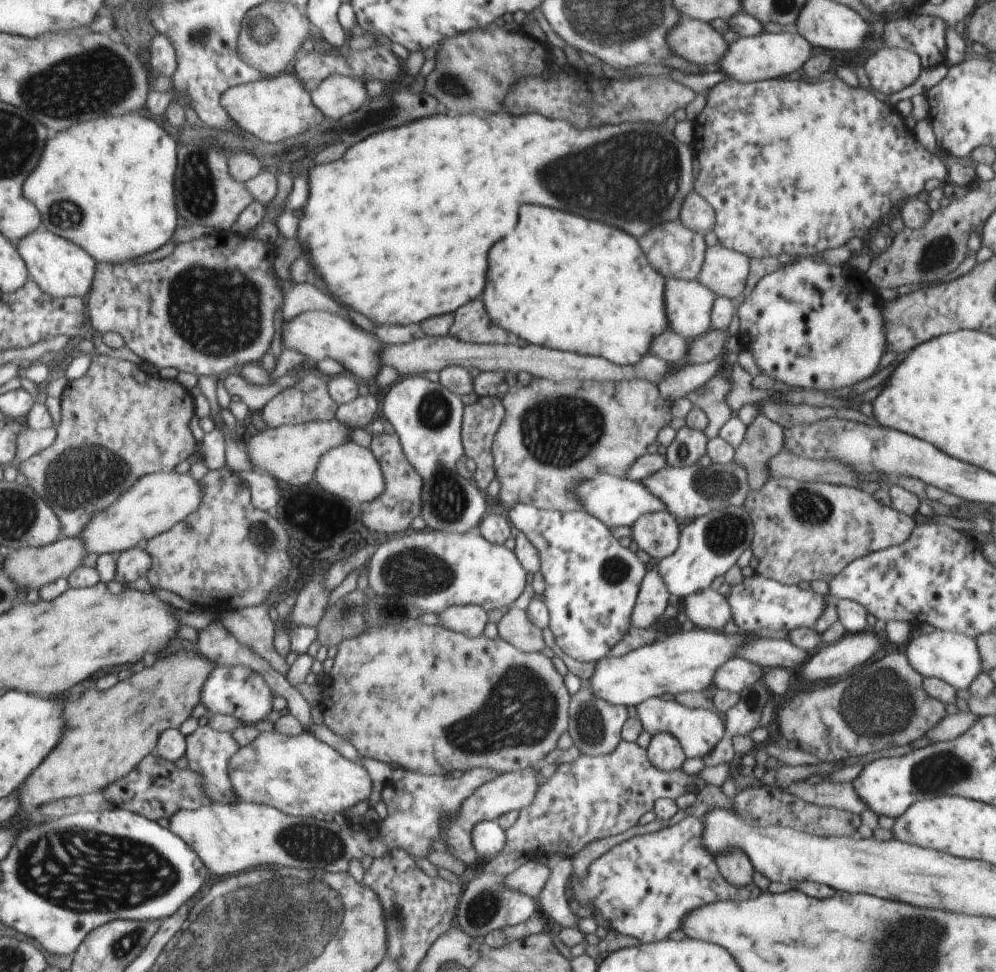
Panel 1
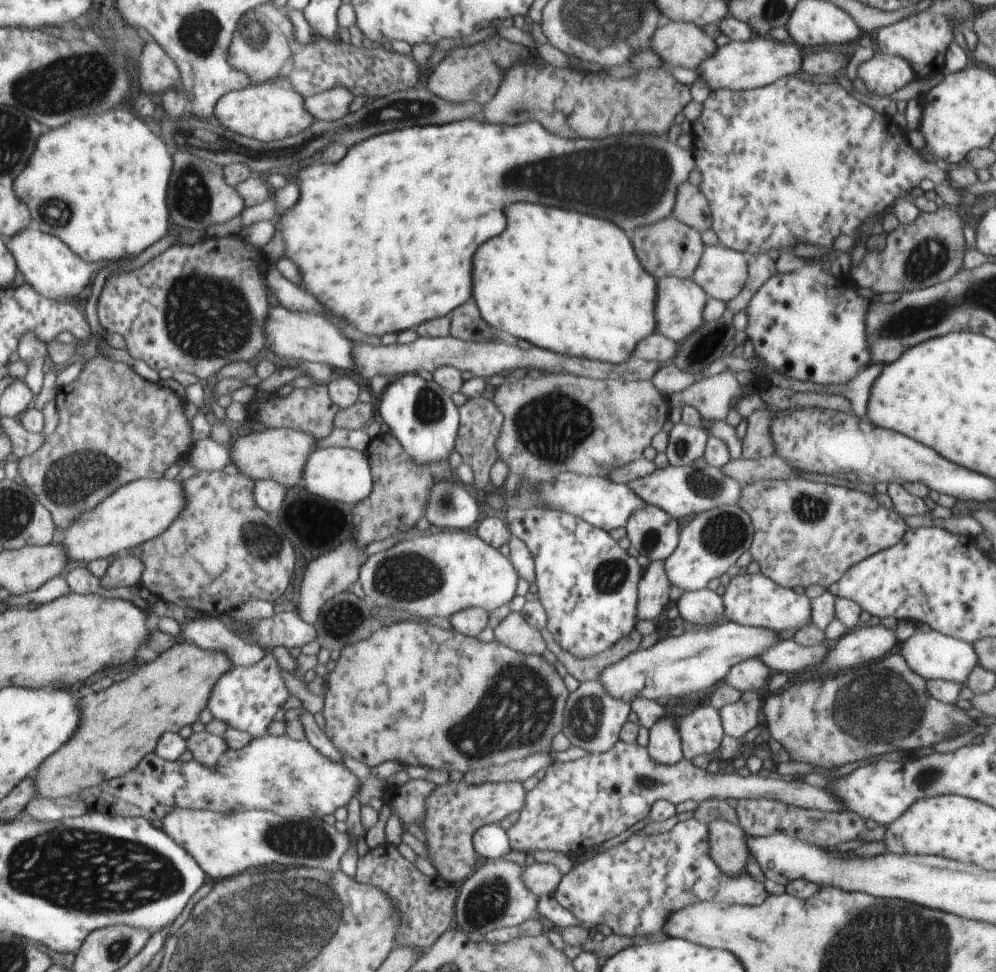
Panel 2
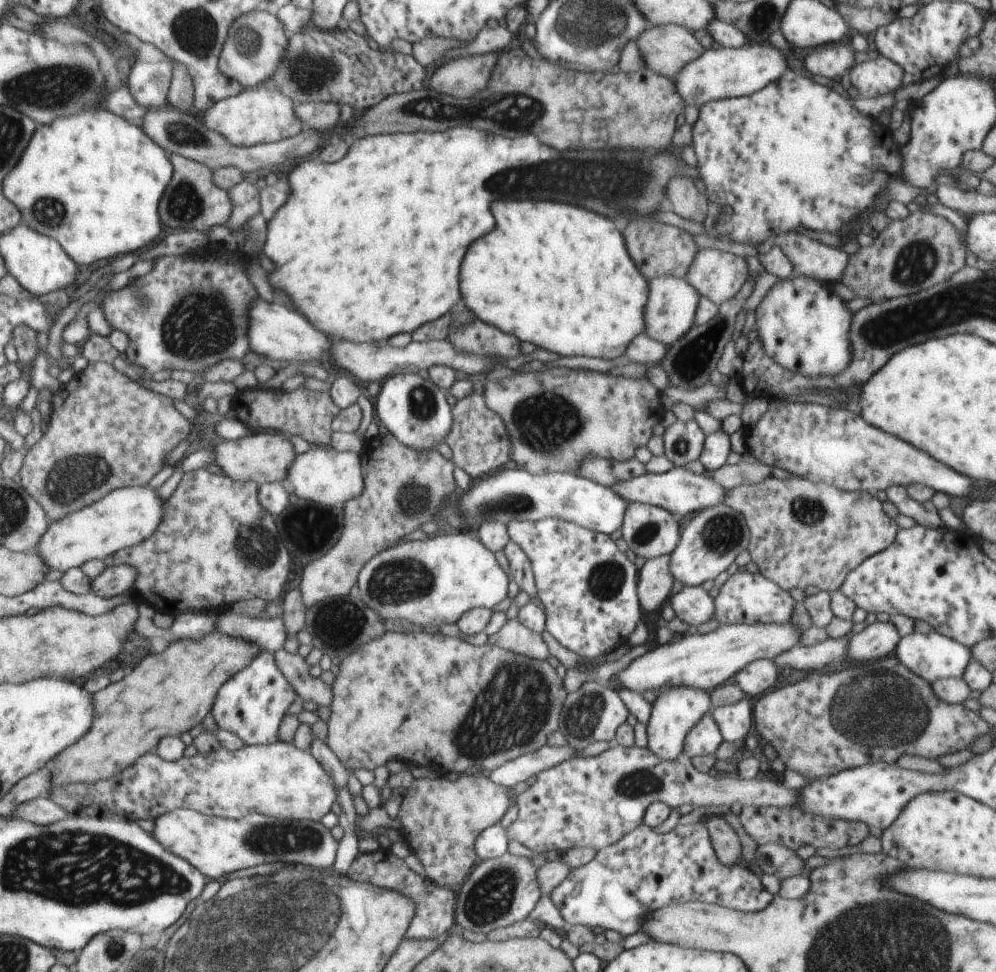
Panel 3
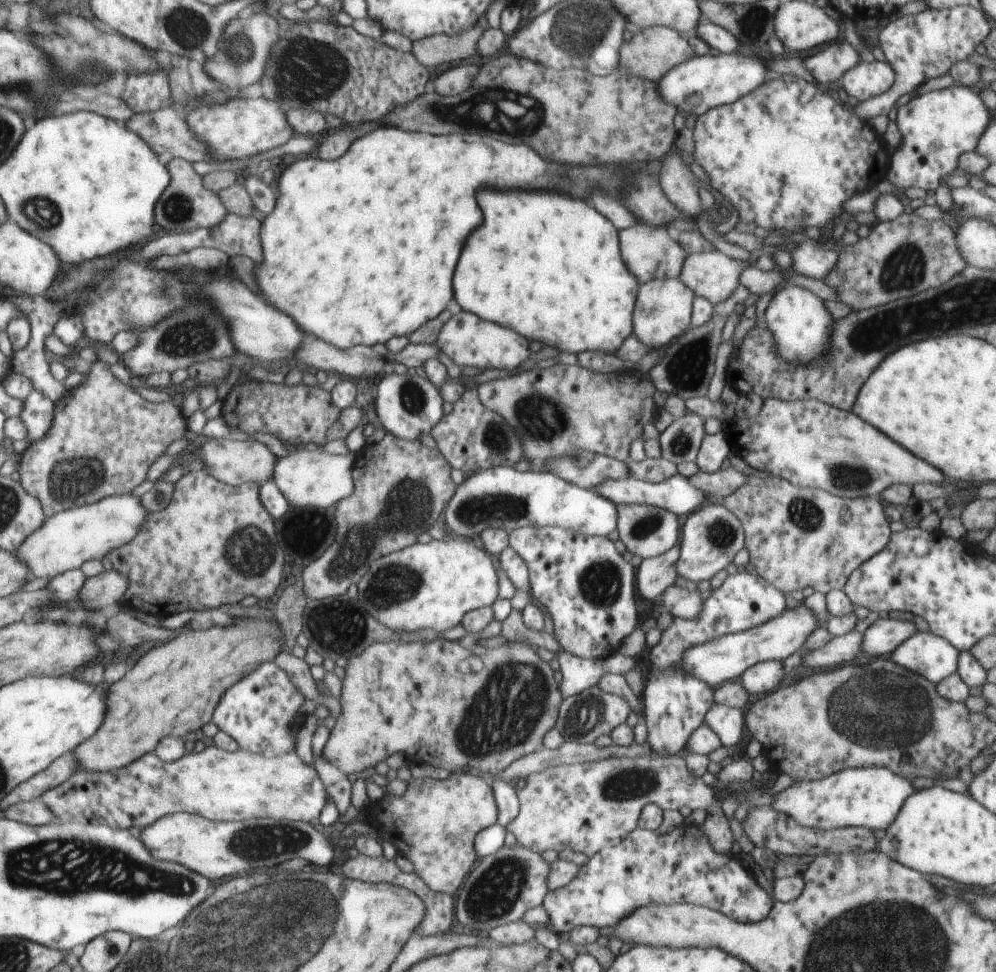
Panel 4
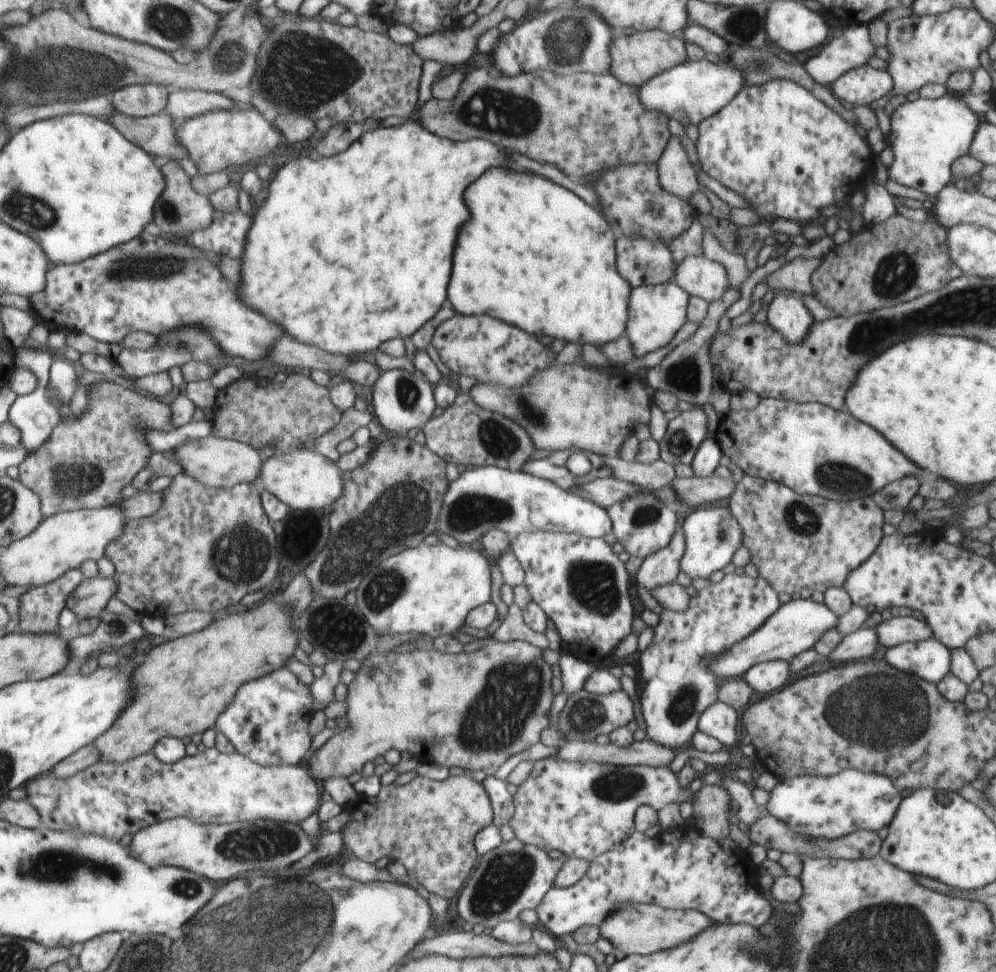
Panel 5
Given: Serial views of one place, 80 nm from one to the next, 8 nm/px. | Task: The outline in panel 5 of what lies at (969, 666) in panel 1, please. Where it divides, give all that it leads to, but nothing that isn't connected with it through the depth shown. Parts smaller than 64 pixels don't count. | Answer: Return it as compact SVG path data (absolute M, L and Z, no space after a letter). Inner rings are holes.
M937 639L906 642L886 649L886 662L934 684L950 673L952 652Z

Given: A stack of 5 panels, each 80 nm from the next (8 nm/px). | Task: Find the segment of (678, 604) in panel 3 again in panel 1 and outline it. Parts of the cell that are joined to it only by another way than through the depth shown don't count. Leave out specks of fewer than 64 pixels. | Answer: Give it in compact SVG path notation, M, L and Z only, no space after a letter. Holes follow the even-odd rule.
M704 589L684 597L683 600L686 616L697 627L722 631L731 619L729 602L718 591Z

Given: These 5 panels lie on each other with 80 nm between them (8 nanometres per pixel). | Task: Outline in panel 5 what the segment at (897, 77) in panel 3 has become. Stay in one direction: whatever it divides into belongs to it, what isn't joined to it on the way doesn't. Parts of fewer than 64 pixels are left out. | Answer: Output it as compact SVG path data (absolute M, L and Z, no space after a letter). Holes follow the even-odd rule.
M868 64L860 66L846 72L843 76L840 76L831 86L832 92L843 104L849 106L854 105L866 105L869 106L873 100L880 100L884 96L888 96L892 92L893 79L887 70L879 70L873 68Z

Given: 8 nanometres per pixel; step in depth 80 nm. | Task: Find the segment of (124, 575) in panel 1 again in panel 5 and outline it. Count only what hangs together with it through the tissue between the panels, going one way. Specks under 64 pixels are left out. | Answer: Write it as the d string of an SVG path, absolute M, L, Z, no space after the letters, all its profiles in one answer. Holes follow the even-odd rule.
M99 575L94 579L85 579L75 593L68 596L65 608L82 619L101 617L109 600L116 597L116 590L118 582L114 577L102 578Z

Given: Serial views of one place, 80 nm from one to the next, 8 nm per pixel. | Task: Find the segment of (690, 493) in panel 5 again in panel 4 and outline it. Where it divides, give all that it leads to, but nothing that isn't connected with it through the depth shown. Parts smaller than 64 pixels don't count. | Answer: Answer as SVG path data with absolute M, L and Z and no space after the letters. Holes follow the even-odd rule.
M730 467L714 473L699 471L690 478L694 488L700 488L708 498L707 501L722 501L728 494L732 494L741 484L746 482L746 474Z

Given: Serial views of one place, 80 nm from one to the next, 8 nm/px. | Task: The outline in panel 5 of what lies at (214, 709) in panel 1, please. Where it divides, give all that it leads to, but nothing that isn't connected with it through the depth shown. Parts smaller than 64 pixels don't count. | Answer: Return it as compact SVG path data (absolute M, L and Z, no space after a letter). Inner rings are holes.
M283 667L242 684L232 702L228 702L228 708L216 718L215 731L230 740L235 752L260 766L303 764L310 756L313 740L308 734L312 702L310 687Z

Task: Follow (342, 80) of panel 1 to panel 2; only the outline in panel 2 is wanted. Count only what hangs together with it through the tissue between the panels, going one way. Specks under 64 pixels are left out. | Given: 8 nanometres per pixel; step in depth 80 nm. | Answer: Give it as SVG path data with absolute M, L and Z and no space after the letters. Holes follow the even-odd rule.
M332 86L332 90L306 97L304 106L315 121L331 122L343 118L350 112L349 105L355 97L350 88L346 90L344 86Z

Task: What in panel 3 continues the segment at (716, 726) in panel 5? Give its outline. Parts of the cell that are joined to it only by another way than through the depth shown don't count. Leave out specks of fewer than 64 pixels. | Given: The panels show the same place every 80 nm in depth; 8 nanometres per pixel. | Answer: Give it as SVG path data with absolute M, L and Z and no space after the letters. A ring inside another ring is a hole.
M745 697L735 704L723 705L711 710L714 722L720 728L722 739L734 742L745 738L754 724L754 712L751 709L750 697Z

